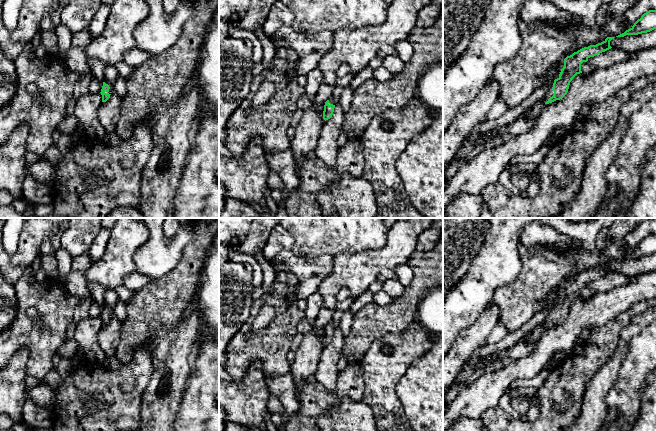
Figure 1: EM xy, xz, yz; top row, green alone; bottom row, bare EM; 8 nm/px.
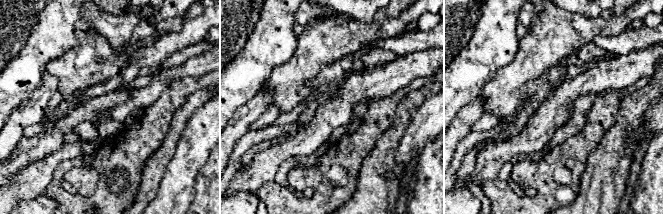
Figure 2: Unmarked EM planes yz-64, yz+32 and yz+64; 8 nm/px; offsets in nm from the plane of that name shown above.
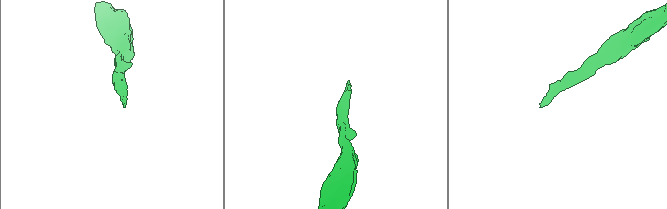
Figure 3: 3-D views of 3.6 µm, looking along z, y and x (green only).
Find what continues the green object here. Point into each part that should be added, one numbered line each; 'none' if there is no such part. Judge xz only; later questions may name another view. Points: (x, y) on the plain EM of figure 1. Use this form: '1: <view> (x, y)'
1: xz (344, 299)

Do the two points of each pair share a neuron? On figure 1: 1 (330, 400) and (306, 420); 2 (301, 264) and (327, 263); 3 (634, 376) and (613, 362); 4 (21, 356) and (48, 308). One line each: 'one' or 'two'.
1: one
2: one
3: two
4: two

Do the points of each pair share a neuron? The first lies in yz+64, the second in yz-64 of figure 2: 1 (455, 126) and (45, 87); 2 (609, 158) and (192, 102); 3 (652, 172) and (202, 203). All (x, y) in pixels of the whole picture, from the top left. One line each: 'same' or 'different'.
1: same
2: same
3: same

